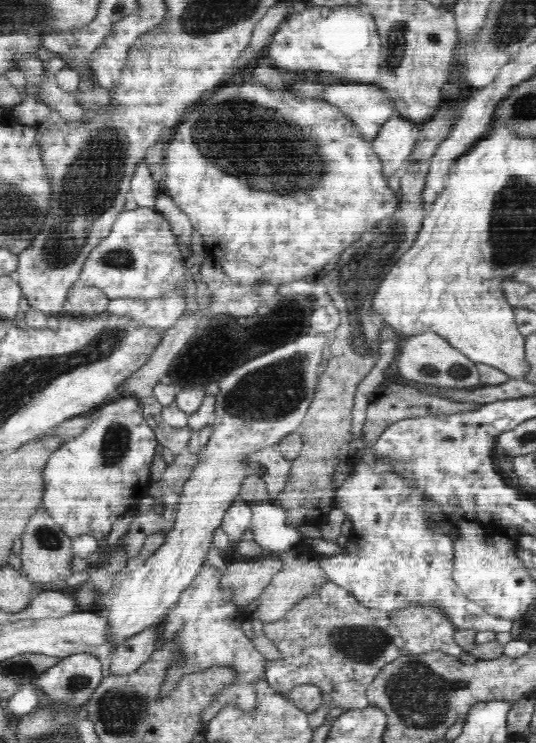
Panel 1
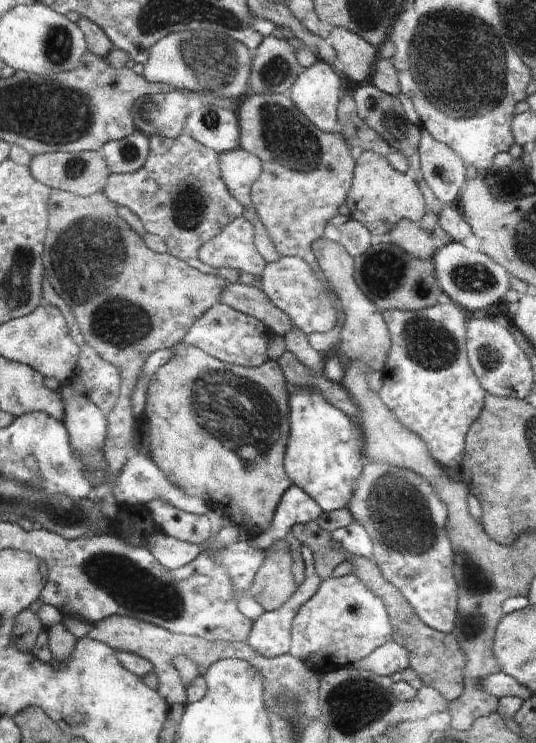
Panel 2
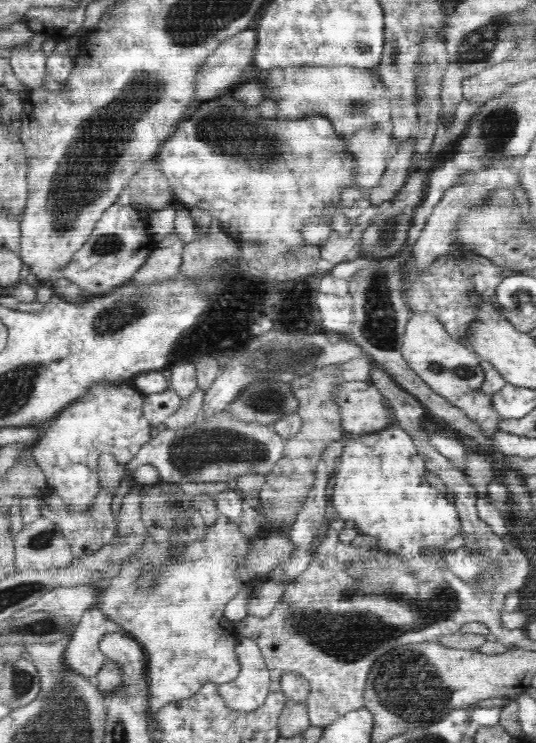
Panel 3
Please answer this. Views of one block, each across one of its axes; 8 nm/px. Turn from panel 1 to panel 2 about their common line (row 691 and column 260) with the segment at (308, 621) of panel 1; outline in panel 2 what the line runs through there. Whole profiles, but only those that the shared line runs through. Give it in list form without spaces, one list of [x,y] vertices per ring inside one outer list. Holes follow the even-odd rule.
[[[187,131],[179,138],[150,137],[152,153],[148,163],[137,172],[112,173],[105,194],[119,206],[130,208],[144,223],[148,233],[162,237],[169,253],[202,273],[223,277],[262,289],[262,275],[235,269],[211,268],[200,260],[199,250],[219,231],[243,214],[243,206],[227,190],[219,174],[219,158],[214,150],[192,139]],[[217,304],[195,321],[183,341],[191,343],[194,347],[199,347],[221,362],[257,368],[264,365],[269,359],[268,346],[274,336],[275,332],[260,319],[243,314],[223,304]]]

